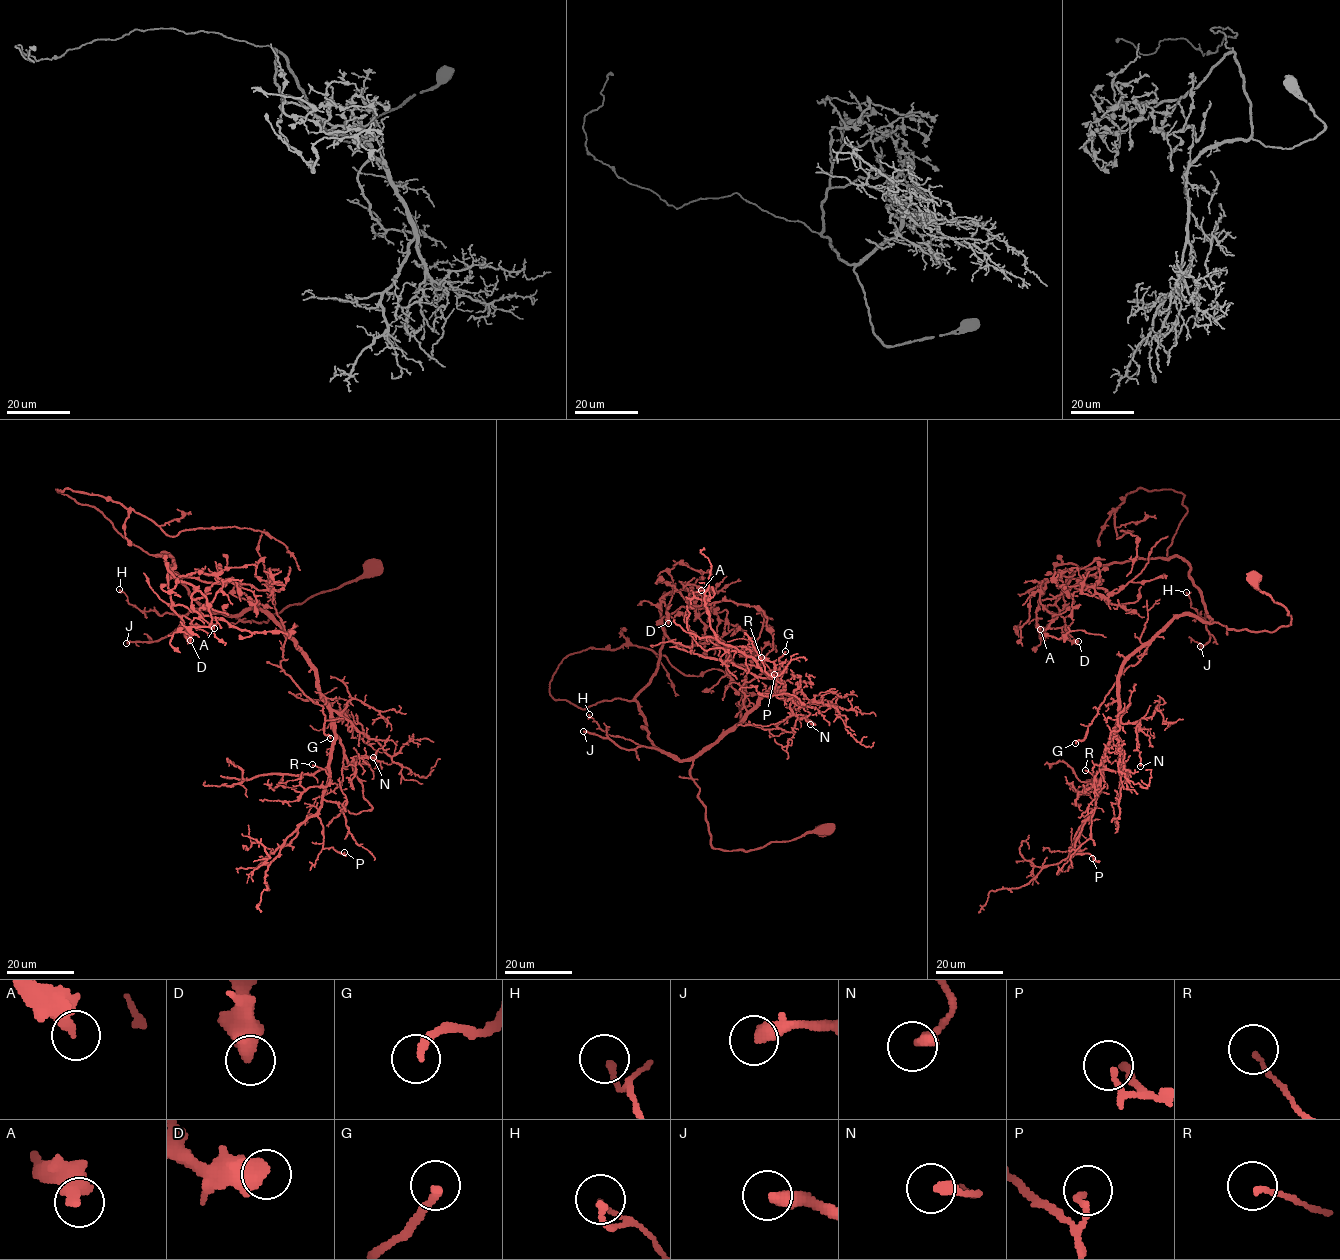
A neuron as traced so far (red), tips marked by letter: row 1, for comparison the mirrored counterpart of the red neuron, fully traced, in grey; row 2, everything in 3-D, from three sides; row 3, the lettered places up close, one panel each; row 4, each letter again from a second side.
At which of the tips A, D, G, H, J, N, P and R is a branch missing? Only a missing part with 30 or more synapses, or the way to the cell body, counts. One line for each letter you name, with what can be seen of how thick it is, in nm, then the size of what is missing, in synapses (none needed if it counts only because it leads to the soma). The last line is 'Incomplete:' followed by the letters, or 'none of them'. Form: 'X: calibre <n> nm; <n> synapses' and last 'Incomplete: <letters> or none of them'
J: calibre 440 nm; 60 synapses
Incomplete: J

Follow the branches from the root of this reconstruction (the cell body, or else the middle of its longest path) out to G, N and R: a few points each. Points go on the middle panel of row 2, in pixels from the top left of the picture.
G: (825, 829), (754, 849), (714, 848), (690, 774), (692, 761), (747, 712), (741, 687), (779, 670), (785, 651)
N: (825, 829), (754, 849), (714, 848), (690, 774), (692, 761), (768, 690), (789, 694), (790, 709), (810, 724)
R: (825, 829), (748, 850), (711, 845), (691, 764), (733, 731), (766, 691), (781, 692), (783, 683), (761, 657)

